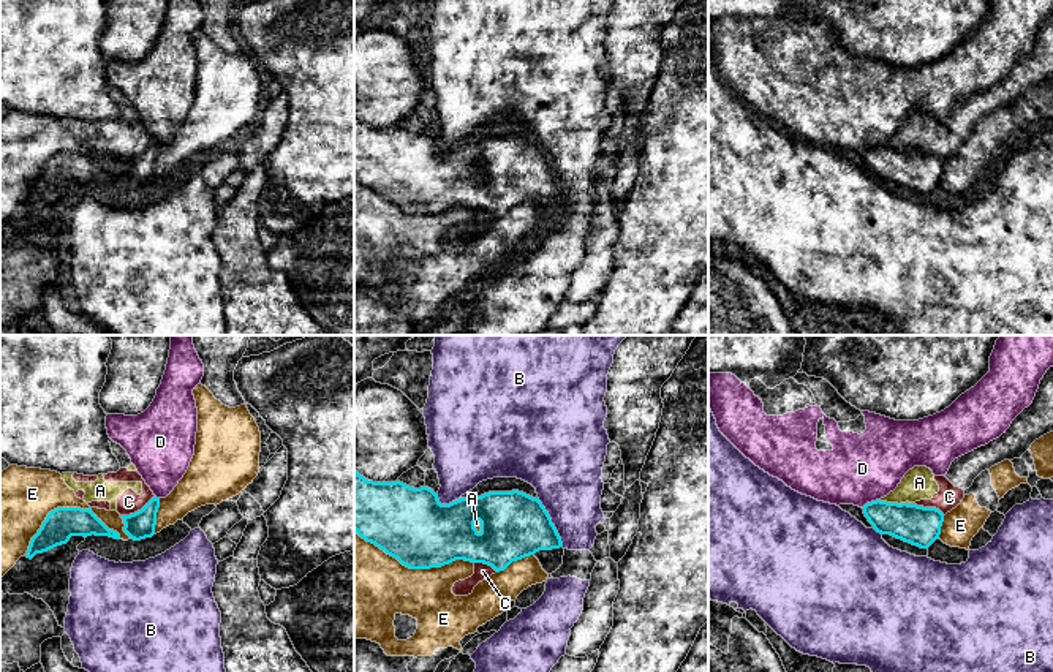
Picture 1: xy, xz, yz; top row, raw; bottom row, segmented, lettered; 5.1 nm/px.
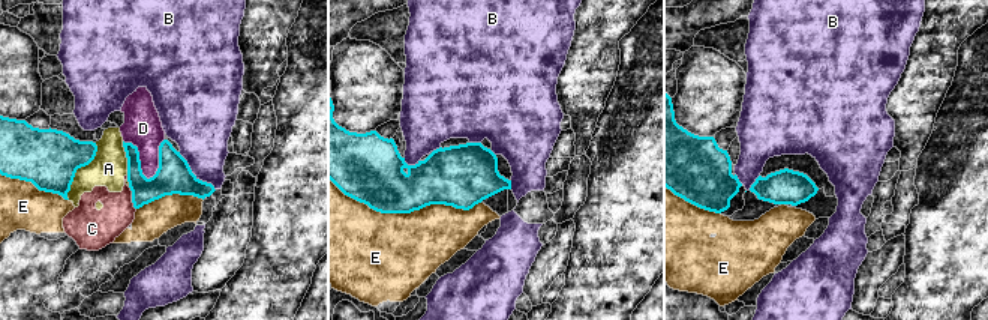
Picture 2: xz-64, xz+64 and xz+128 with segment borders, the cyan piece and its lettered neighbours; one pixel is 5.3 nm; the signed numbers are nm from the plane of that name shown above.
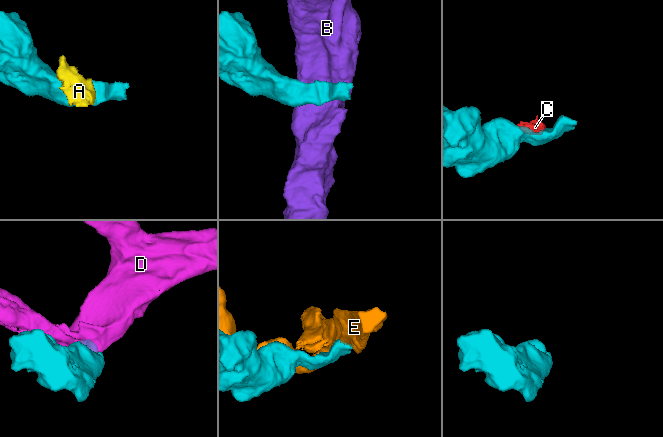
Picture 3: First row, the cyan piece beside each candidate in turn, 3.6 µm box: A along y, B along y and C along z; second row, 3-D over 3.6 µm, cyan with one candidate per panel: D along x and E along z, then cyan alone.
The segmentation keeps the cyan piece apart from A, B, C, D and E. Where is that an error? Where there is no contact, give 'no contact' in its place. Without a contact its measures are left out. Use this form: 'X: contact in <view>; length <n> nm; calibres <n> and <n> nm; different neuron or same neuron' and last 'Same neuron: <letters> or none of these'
A: contact in yz; length 140 nm; calibres 200 and 160 nm; different neuron
B: contact in xz; length 280 nm; calibres 340 and 340 nm; different neuron
C: contact in yz; length 220 nm; calibres 200 and 120 nm; different neuron
D: contact in yz; length 110 nm; calibres 200 and 340 nm; different neuron
E: contact in xz; length 650 nm; calibres 380 and 380 nm; different neuron
Same neuron: none of these

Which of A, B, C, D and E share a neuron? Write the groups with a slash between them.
A C / B / D / E

